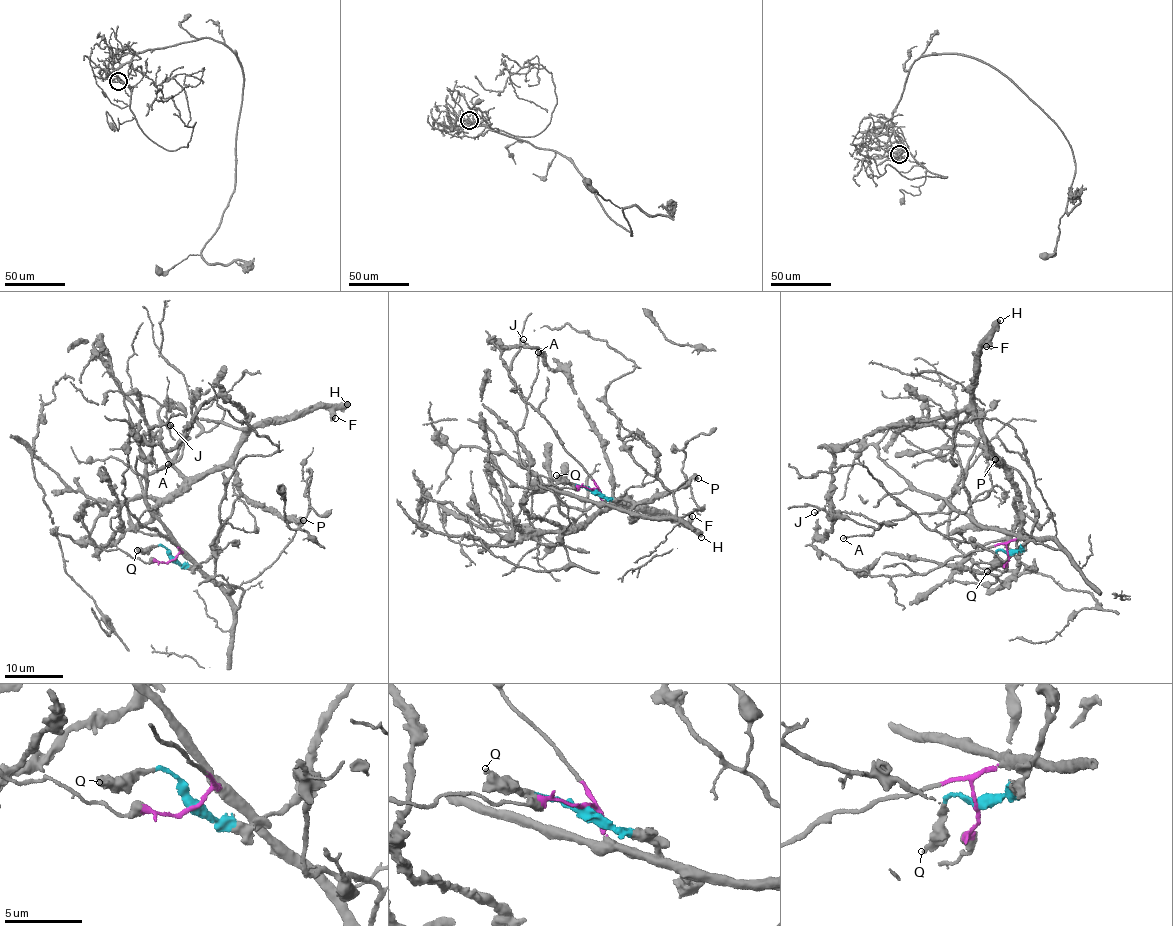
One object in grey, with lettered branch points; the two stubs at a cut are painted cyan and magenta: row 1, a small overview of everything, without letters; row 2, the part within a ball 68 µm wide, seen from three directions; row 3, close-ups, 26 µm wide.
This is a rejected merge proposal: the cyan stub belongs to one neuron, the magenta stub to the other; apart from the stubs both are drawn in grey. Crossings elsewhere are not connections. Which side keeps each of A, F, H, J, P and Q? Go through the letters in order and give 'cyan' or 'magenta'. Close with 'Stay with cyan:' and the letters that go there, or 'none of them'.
A: magenta
F: cyan
H: cyan
J: magenta
P: cyan
Q: cyan
Stay with cyan: F, H, P, Q

